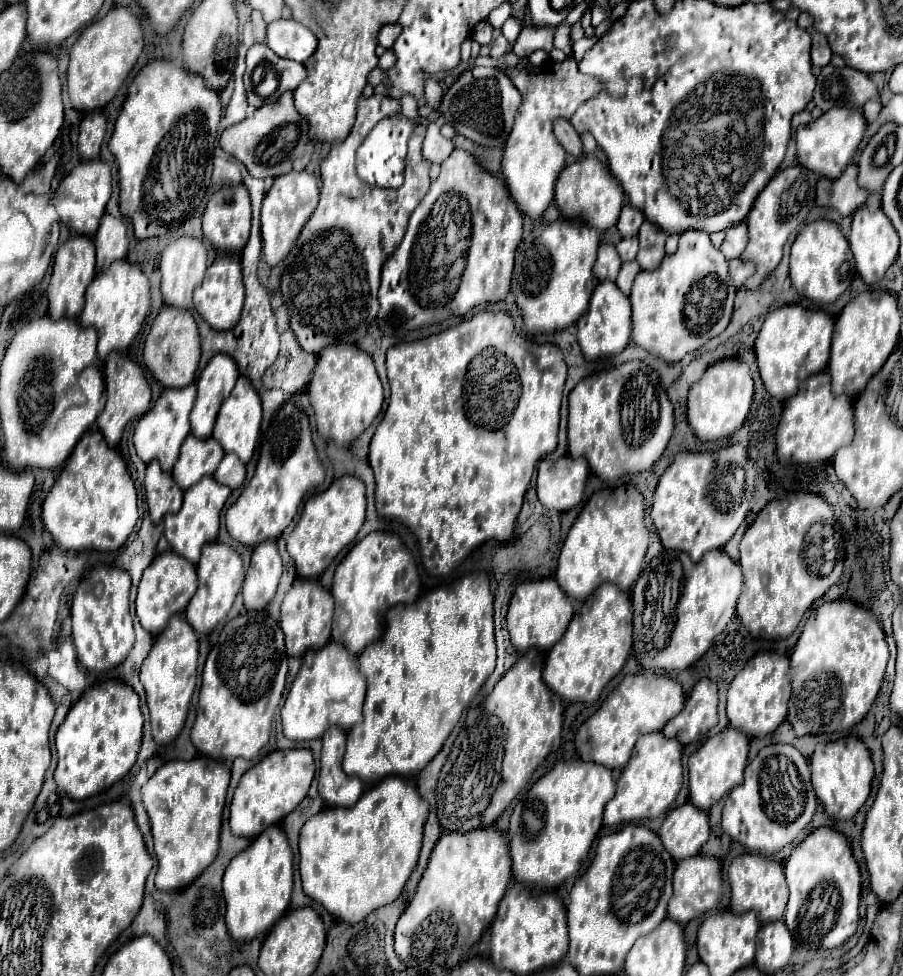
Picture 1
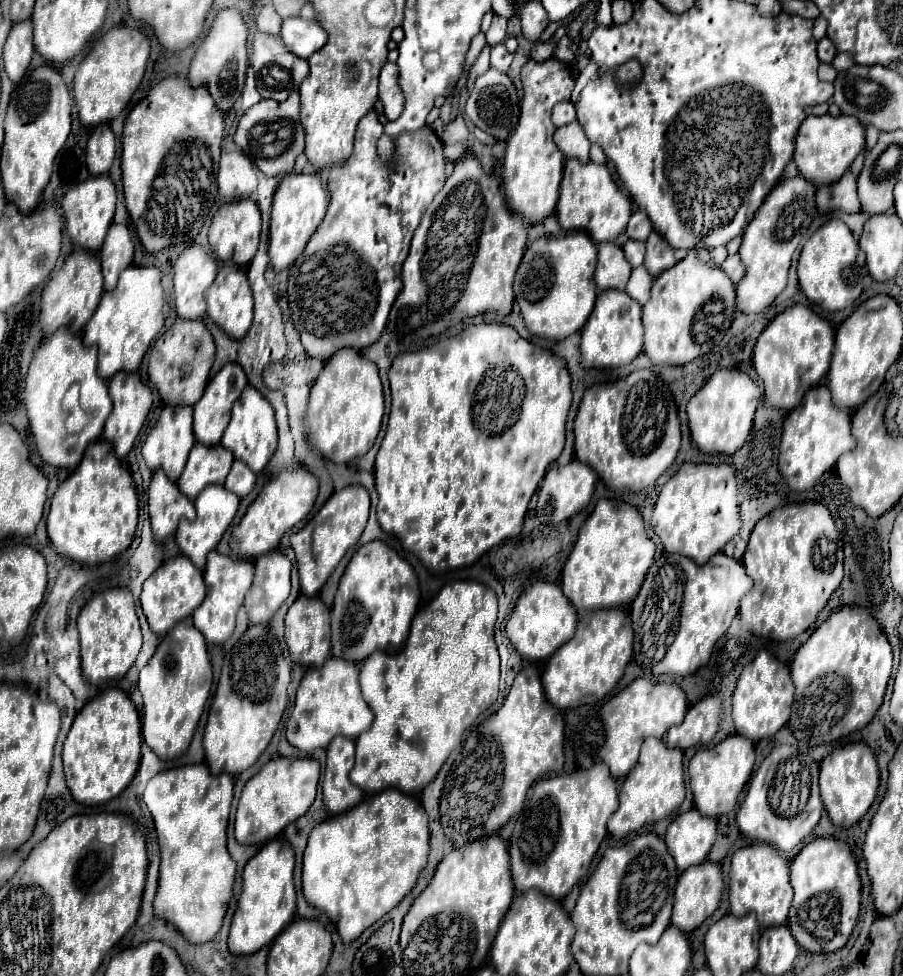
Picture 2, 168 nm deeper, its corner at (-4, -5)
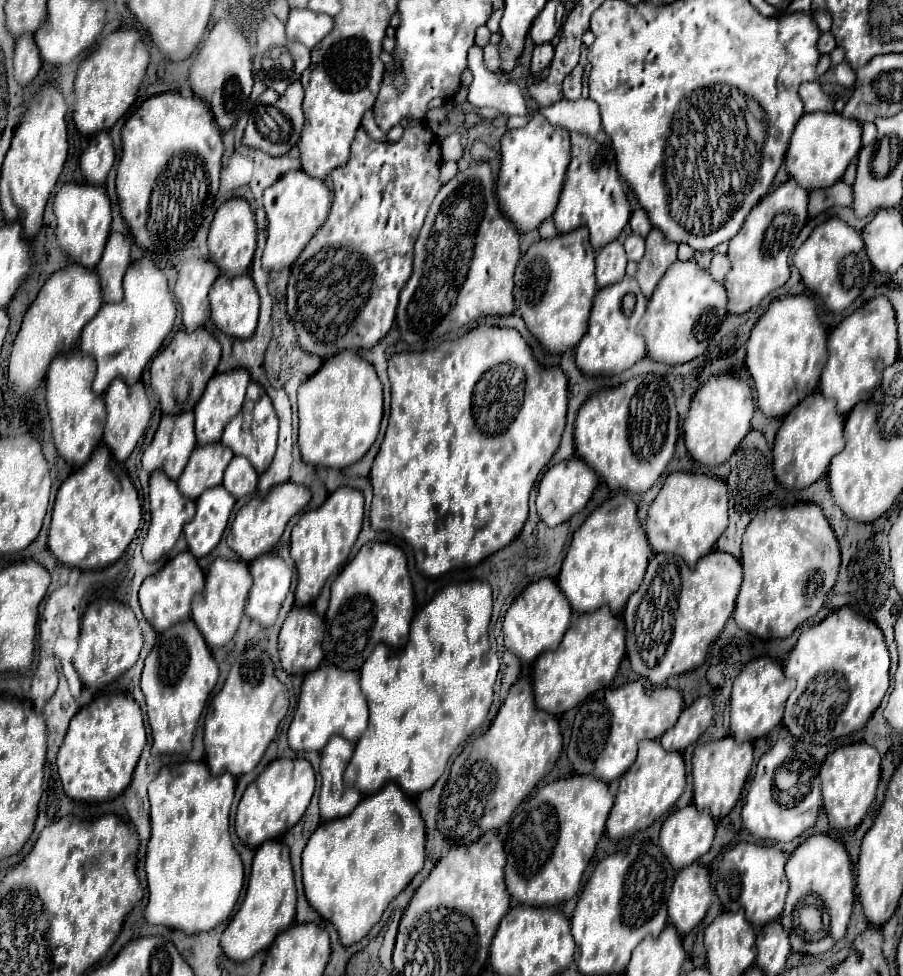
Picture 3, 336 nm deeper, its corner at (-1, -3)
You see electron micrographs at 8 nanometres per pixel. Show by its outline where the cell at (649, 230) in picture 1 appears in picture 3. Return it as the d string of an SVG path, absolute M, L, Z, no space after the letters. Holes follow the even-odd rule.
M652 228L646 236L646 254L640 260L636 274L638 286L646 298L652 296L662 274L672 262L676 262L676 244L666 242L662 232L658 228Z

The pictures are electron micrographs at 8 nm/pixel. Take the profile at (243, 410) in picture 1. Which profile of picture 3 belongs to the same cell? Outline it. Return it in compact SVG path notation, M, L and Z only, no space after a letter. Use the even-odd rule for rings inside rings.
M250 382L248 392L246 392L246 400L242 404L242 412L238 412L238 416L234 416L234 420L230 420L230 424L226 424L220 442L226 444L236 456L248 458L250 464L254 466L254 470L258 474L262 474L274 458L276 440L278 440L278 418L276 418L274 406L270 404L270 398L266 396L264 388Z

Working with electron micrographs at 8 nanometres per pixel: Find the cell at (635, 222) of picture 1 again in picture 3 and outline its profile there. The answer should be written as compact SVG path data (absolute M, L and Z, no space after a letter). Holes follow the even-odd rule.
M638 208L638 210L632 212L630 228L632 228L632 232L638 234L638 236L648 236L648 232L650 232L652 226L650 226L650 220L648 220L648 216L646 216L646 212L644 212L642 208Z

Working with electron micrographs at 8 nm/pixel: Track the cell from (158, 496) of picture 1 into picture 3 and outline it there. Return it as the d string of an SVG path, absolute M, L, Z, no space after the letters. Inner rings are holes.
M156 470L150 474L150 528L142 544L142 554L148 562L160 560L178 540L182 534L182 526L194 518L196 502L192 498L186 498L178 492L178 486L174 480L170 480L162 470Z

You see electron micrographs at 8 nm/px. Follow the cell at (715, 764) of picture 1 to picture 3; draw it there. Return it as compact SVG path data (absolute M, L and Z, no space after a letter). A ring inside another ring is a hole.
M726 736L716 742L706 742L694 748L692 756L692 778L694 778L694 806L708 810L712 818L726 816L738 802L744 782L752 768L752 742L736 742Z

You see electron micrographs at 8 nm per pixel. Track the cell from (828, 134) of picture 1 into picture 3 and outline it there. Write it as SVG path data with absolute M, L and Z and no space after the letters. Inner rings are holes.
M814 112L804 114L792 134L788 152L786 152L786 166L790 176L808 190L826 188L836 184L844 170L848 168L850 160L858 154L862 146L862 124L858 120L844 118L836 112Z

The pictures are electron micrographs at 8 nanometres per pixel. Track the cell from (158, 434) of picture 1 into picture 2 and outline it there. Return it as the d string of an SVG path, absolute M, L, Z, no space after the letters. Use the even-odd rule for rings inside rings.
M177 406L177 408L163 408L159 422L155 424L155 428L149 432L145 444L143 444L143 458L147 462L147 466L151 470L163 468L165 474L169 474L169 478L175 482L187 462L189 450L195 444L195 436L193 436L193 408L191 406Z

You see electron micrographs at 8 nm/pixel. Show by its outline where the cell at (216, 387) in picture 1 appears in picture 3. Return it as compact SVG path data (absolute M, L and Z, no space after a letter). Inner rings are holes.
M234 368L230 372L222 372L222 374L214 374L210 378L210 384L206 386L202 398L198 400L196 408L194 408L194 418L196 418L196 438L198 444L210 444L210 442L220 442L222 430L224 426L240 412L242 402L244 402L244 394L246 394L246 386L250 382L250 374L244 368Z

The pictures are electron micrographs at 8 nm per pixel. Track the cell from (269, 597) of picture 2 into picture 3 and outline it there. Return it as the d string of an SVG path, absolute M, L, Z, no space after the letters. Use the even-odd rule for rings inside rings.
M268 552L250 562L250 574L254 584L248 596L246 614L264 628L272 626L290 590L292 570L276 552Z

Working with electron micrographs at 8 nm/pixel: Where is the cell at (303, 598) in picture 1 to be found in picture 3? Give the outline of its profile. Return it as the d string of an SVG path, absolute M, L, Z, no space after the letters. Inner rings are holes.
M294 606L278 636L282 668L290 674L306 674L320 666L324 620L312 606Z

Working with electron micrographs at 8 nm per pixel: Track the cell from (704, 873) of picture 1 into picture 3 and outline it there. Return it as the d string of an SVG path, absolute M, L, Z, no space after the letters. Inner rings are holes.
M694 862L678 872L668 896L668 922L680 932L694 930L712 906L712 882L708 868Z

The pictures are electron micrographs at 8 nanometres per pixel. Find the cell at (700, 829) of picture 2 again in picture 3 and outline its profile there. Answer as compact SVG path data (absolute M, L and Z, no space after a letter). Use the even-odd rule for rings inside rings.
M694 804L672 812L660 830L660 848L676 870L706 854L712 840L714 818L708 812L698 812Z

